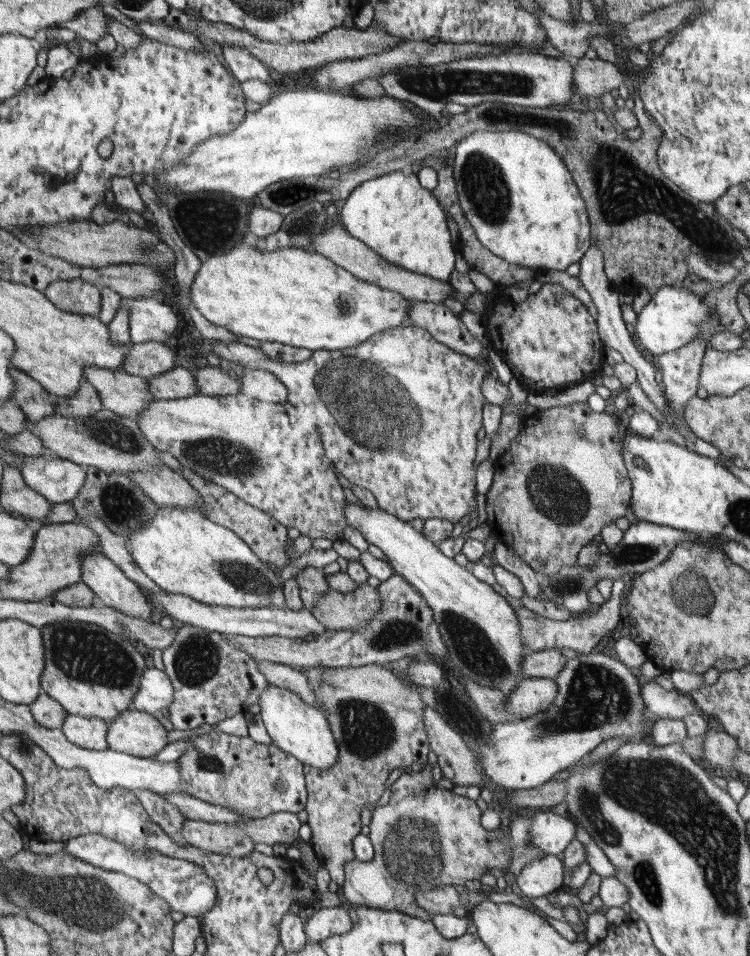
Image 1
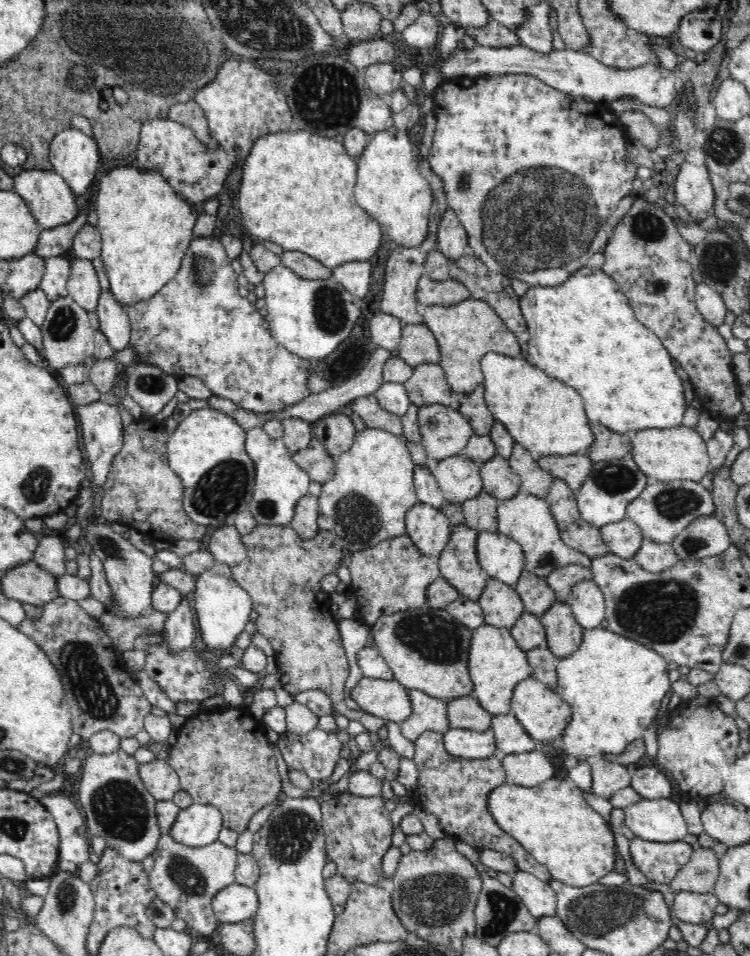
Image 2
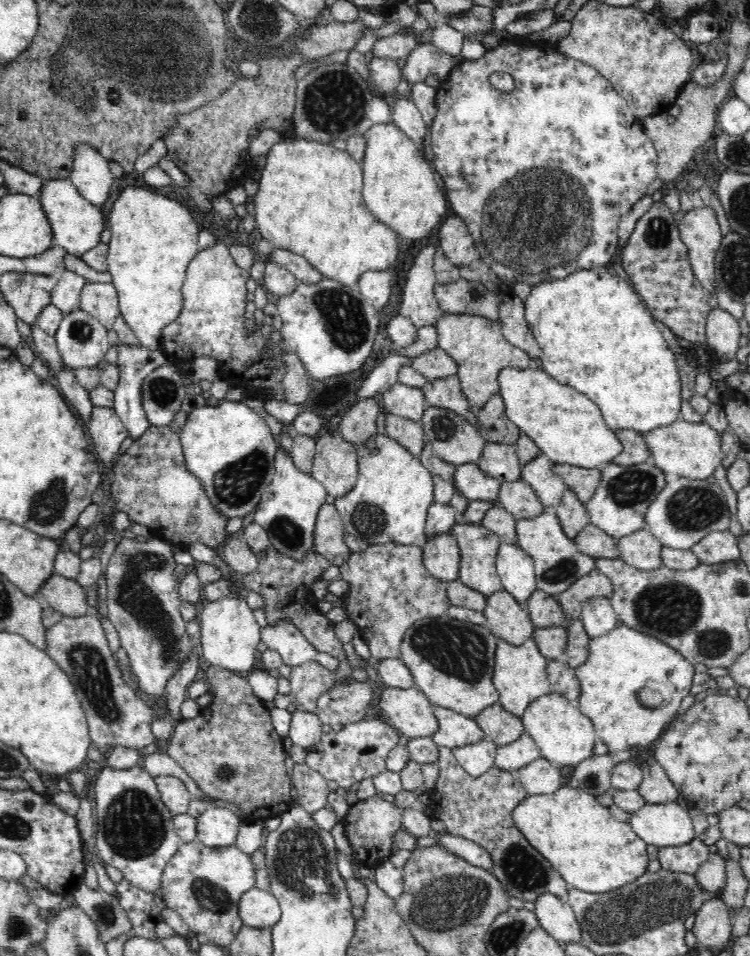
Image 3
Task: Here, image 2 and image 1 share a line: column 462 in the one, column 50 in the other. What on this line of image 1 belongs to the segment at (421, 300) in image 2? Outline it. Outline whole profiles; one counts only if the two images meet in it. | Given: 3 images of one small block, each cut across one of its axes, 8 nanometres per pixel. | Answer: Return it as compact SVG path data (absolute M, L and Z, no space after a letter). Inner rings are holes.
M57 280L43 292L59 310L77 316L97 316L101 312L101 290L83 280Z

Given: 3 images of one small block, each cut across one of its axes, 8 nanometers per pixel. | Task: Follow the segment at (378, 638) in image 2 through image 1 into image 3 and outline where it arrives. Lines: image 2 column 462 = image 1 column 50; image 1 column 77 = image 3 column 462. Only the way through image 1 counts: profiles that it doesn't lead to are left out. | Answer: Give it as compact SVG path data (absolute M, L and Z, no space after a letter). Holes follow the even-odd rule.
M448 614L438 618L418 620L406 630L400 644L400 658L412 672L416 688L440 708L450 708L470 720L482 710L500 704L498 690L492 682L496 668L496 648L500 638L484 624L454 620Z

